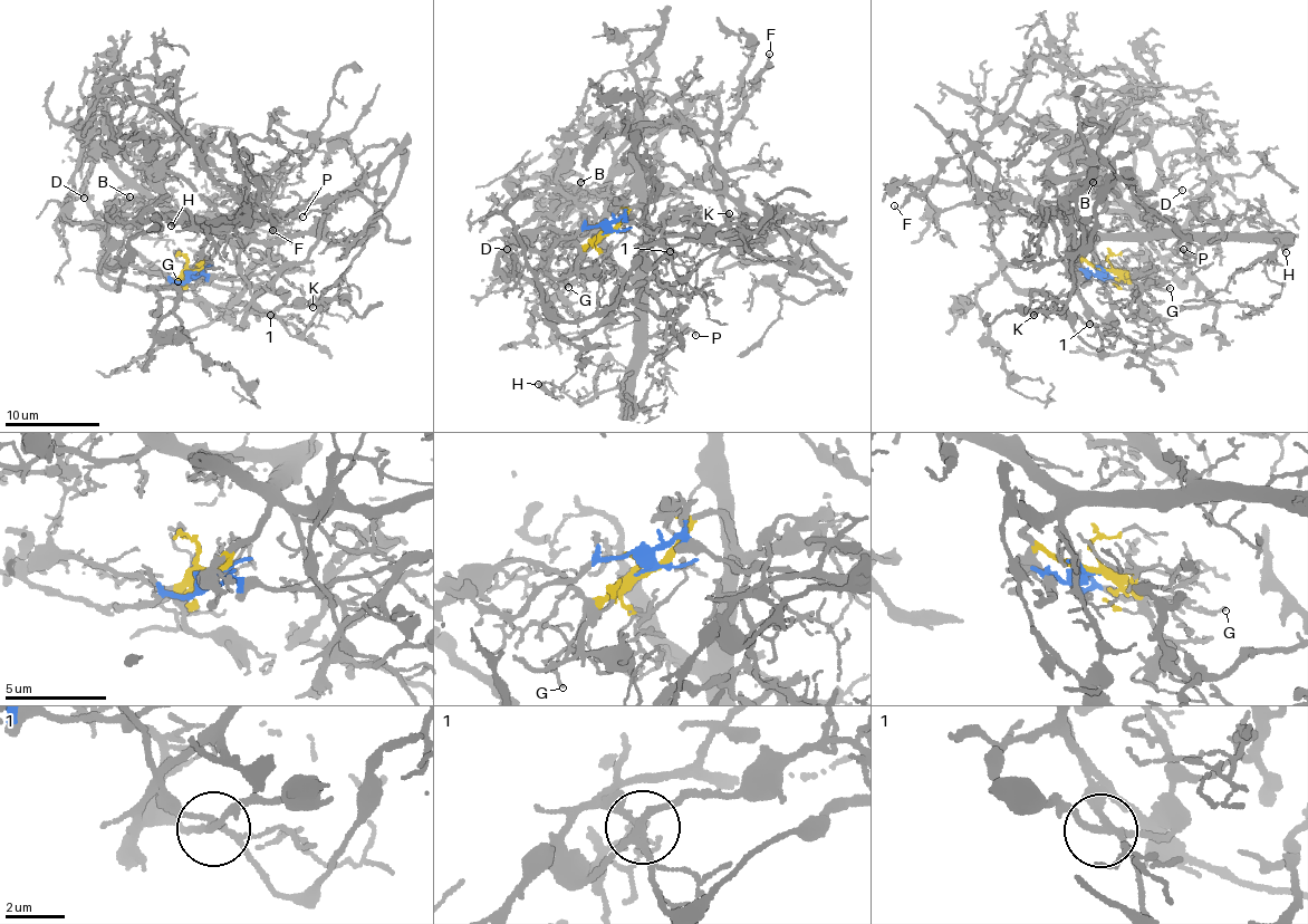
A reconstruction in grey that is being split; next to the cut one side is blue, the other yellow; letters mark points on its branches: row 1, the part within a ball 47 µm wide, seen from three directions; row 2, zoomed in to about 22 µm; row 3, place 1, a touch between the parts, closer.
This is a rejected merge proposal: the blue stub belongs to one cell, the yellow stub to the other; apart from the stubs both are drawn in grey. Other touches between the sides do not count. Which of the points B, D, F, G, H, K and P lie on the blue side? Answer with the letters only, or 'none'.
none

